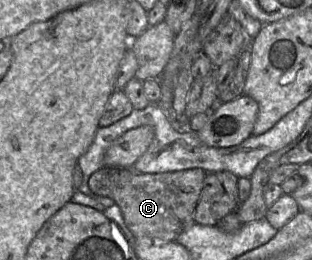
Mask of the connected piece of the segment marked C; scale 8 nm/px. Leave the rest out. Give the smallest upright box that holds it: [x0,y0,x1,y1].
[88,167,206,242]

